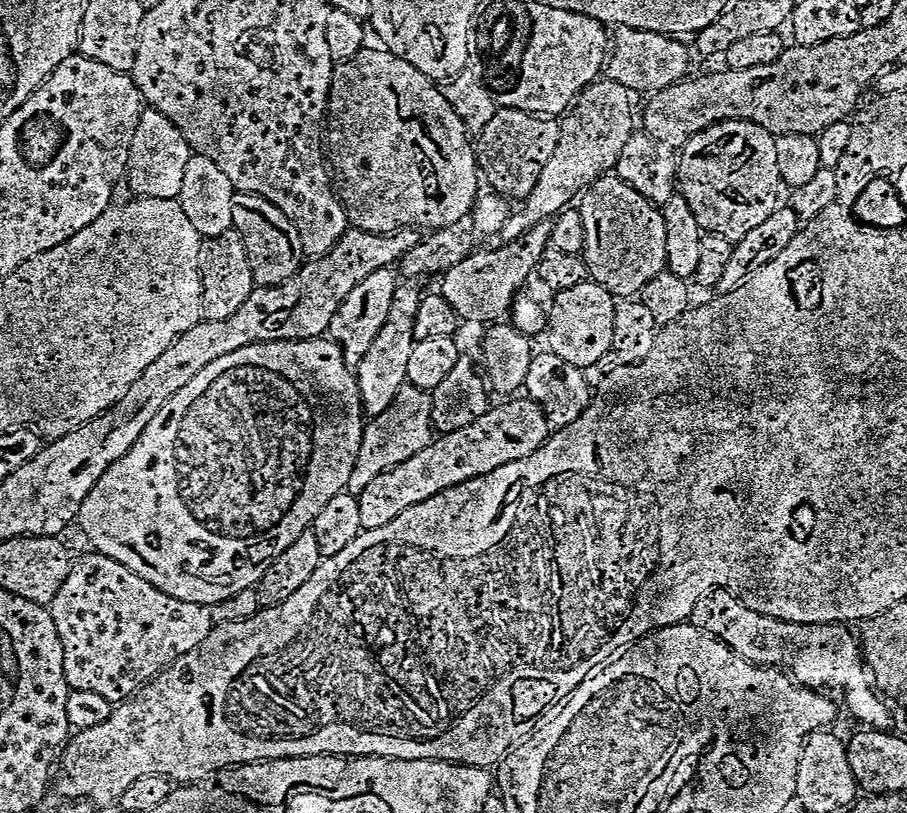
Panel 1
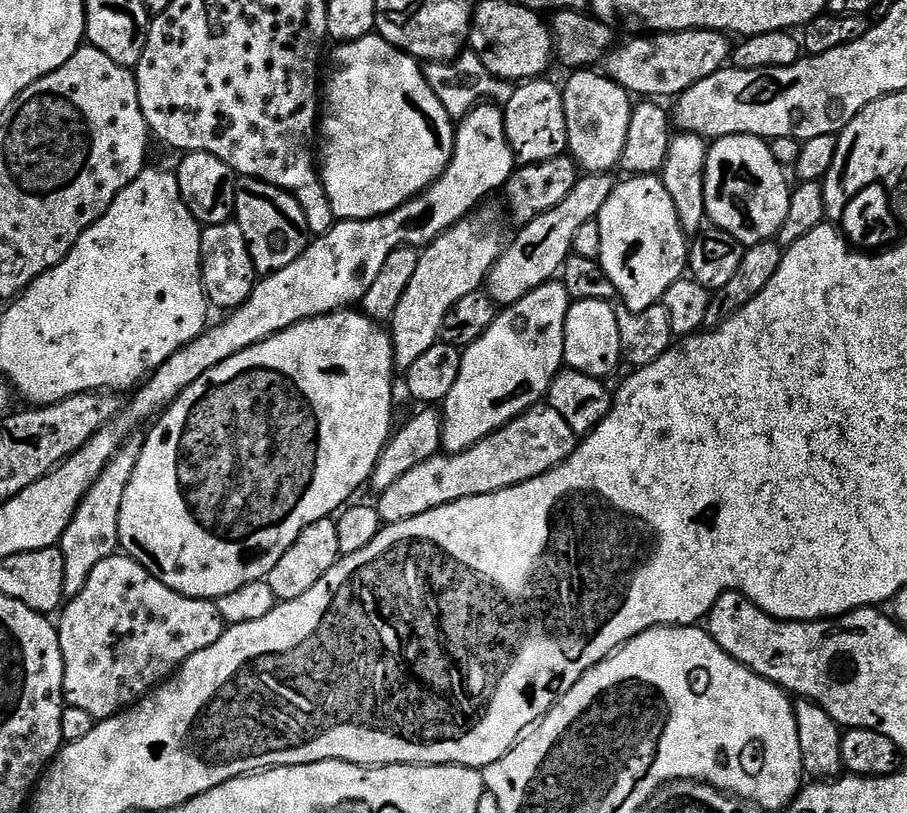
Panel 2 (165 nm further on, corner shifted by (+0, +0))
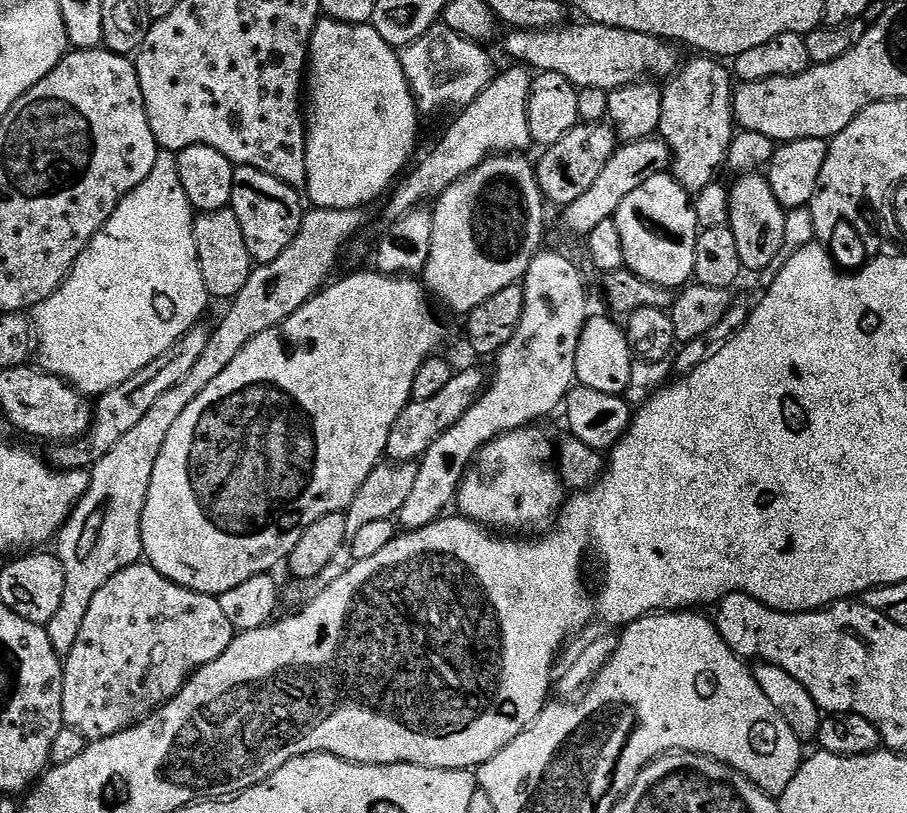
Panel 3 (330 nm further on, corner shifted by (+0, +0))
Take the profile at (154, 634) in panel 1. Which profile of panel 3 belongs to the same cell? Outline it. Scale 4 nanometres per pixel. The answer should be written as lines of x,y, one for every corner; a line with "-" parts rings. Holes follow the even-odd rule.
147,562
123,568
108,577
94,594
74,646
63,657
64,724
81,732
88,742
113,736
139,724
176,696
193,672
217,660
230,646
233,635
234,629
226,614
222,614
217,597
178,586

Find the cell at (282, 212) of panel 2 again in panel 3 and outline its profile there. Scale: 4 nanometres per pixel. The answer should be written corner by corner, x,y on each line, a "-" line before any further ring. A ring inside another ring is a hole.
236,168
234,190
232,191
232,213
242,226
242,238
246,238
246,250
250,250
257,265
269,264
294,242
304,221
305,205
300,205
301,193
278,178
257,168

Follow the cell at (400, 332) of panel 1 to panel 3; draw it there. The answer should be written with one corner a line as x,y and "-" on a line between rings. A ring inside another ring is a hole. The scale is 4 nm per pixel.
524,154
489,156
435,201
436,208
431,209
434,238
422,283
450,311
467,314
498,290
521,283
530,262
541,251
546,201
528,158

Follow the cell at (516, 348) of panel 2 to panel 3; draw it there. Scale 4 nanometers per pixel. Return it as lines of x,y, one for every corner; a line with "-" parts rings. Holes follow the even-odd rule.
541,250
530,262
528,272
523,281
524,309
522,310
522,322
518,322
518,330
514,330
514,338
502,346
502,350
494,357
496,369
487,381
486,387
480,393
480,397
446,430
420,457
418,463
418,478
414,482
412,493
406,497
406,506
402,506
398,517
401,529
413,532
422,526
430,526
436,520
441,519
449,511
448,503
455,501
460,484
464,481
469,468
484,447
492,440
505,436
507,432
513,432
519,428
535,425
543,416
548,416
552,411
559,409
568,396
568,391
576,384
576,355
578,354
578,338
584,329
590,315
588,309
588,292
584,289
584,280
576,269
572,260
567,260
560,252
547,252

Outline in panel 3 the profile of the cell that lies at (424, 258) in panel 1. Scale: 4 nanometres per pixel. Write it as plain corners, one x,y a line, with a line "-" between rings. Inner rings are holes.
581,122
577,124
562,142
554,142
551,148
545,148
539,154
540,161
535,161
538,186
542,190
545,201
549,205
567,206
578,202
594,182
598,182
602,170
606,170
606,162
615,154
618,147
616,129
608,122

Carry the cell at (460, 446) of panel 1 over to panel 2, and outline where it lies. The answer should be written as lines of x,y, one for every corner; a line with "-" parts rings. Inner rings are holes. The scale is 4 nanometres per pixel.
547,402
535,404
527,408
518,418
506,422
494,434
482,438
474,446
470,446
461,452
451,454
437,454
426,458
426,462
418,462
414,470
406,470
394,486
390,486
384,492
379,493
374,506
378,510
381,521
384,524
397,524
406,522
406,518
418,518
418,514
426,514
426,510
434,510
438,506
446,506
450,502
458,502
462,498
470,498
478,494
494,494
498,490
506,490
510,486
518,486
530,478
538,478
546,474
551,468
557,468
576,448
578,437
570,426
566,426
566,418
558,414

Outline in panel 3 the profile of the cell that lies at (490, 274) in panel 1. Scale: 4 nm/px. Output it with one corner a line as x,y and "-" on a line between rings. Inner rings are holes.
659,138
621,143
610,158
610,162
606,162
606,170
602,170
598,182
594,182
594,186
590,186
590,190
586,190
586,194
582,194
582,198
578,198
578,202
569,204
563,209
565,226
574,235
586,238
590,234
590,230
594,230
594,226
613,219
618,206
622,206
622,202
626,202
626,197
634,194
634,190
638,190
638,186
642,186
642,182
655,176
665,175
671,166
672,151

